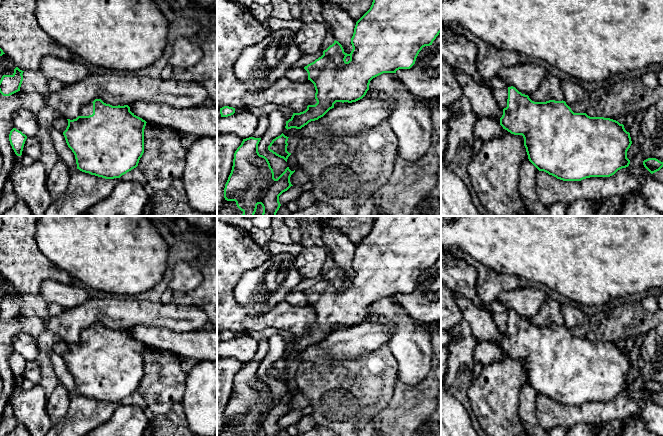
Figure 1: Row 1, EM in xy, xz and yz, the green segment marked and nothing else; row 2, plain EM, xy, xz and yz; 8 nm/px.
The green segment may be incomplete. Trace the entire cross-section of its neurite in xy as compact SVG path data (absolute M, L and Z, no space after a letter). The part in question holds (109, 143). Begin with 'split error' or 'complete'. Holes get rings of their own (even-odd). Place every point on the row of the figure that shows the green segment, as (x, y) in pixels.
split error; M95 99L81 108L76 119L67 120L68 126L63 135L75 155L80 171L114 179L138 166L144 153L144 129L147 122L132 113L128 105L112 106L101 99Z

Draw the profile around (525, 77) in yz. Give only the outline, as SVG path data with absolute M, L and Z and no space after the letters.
M522 62L501 68L497 76L507 83L507 87L513 86L522 94L529 95L538 89L547 74L542 66Z

